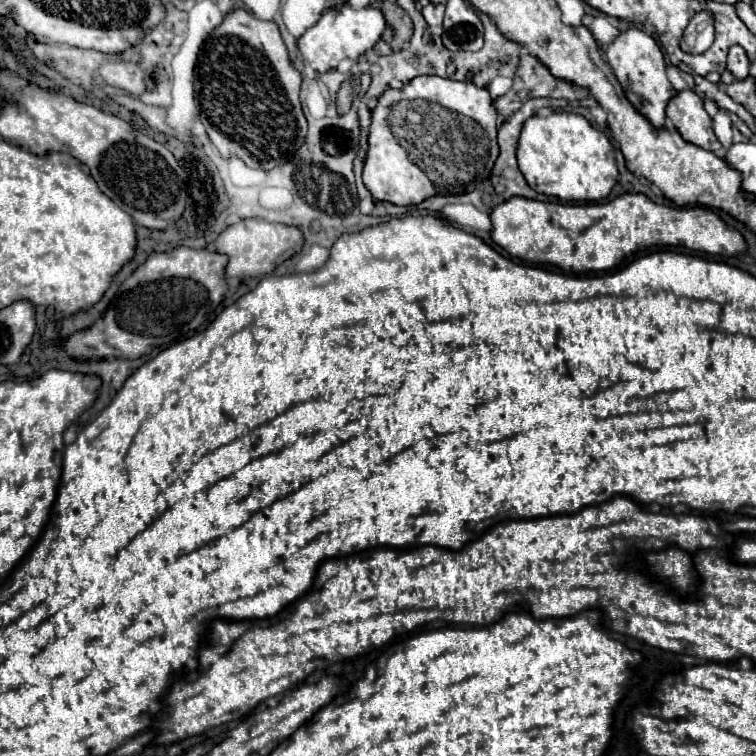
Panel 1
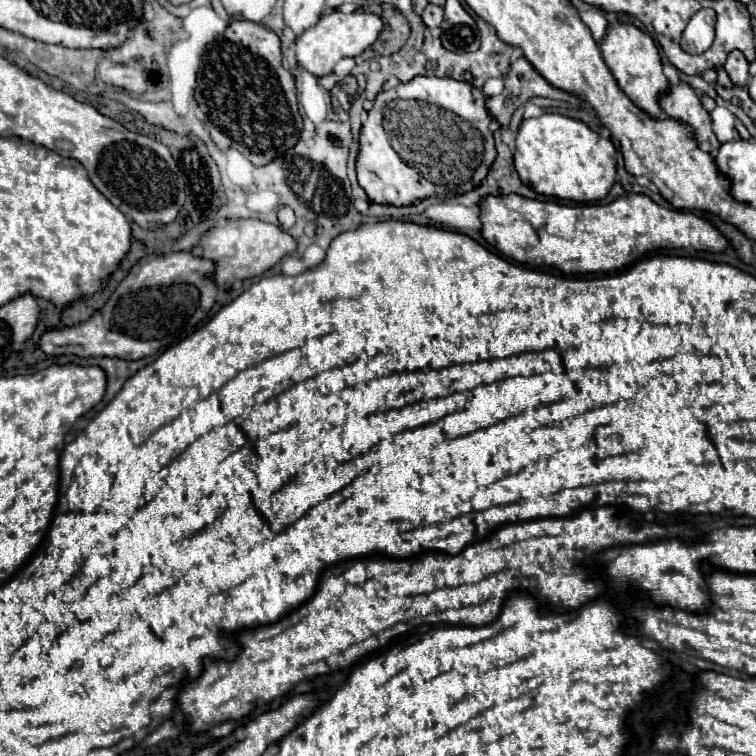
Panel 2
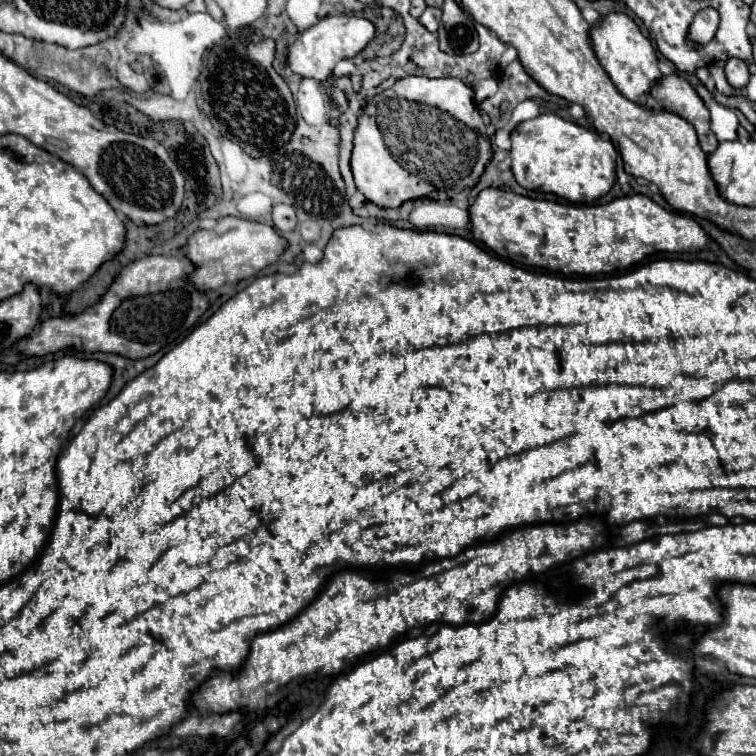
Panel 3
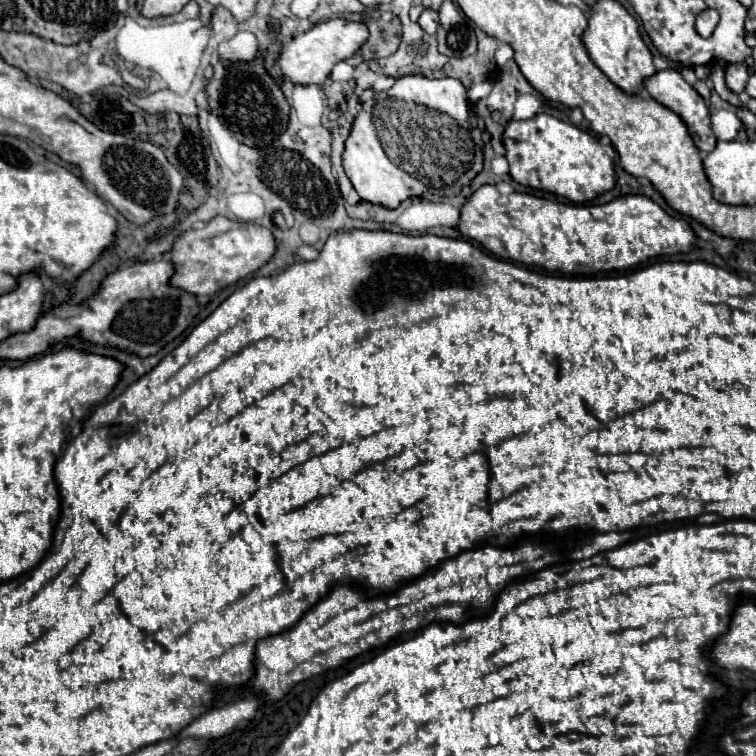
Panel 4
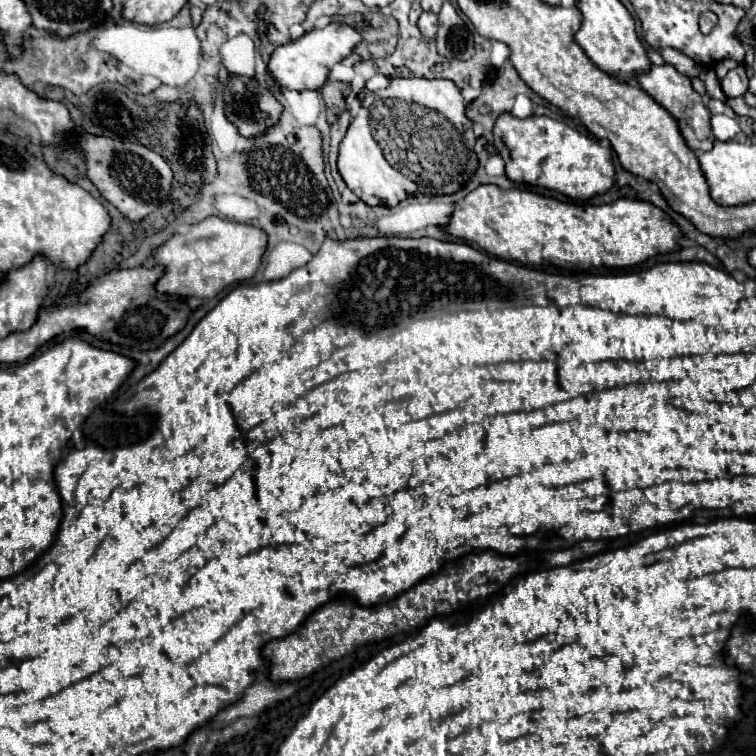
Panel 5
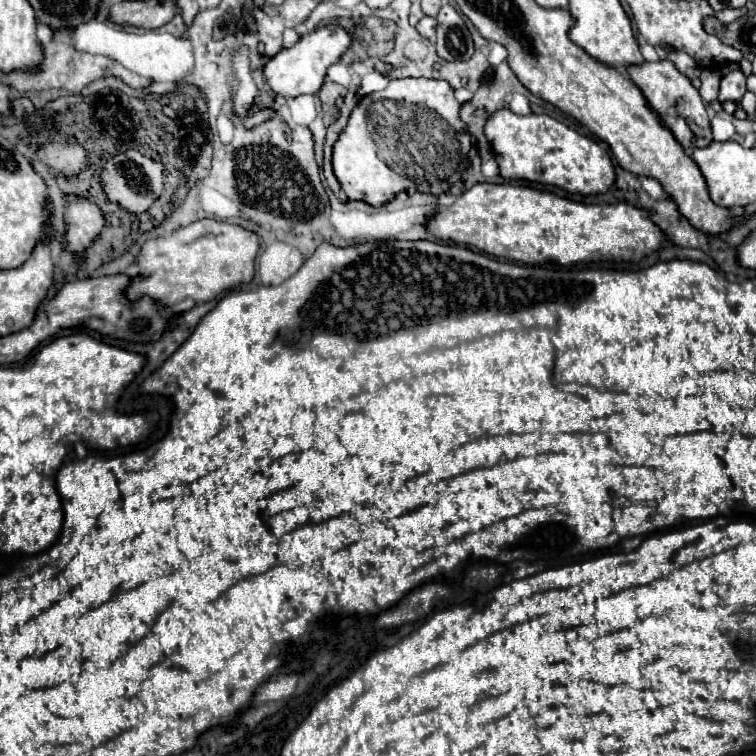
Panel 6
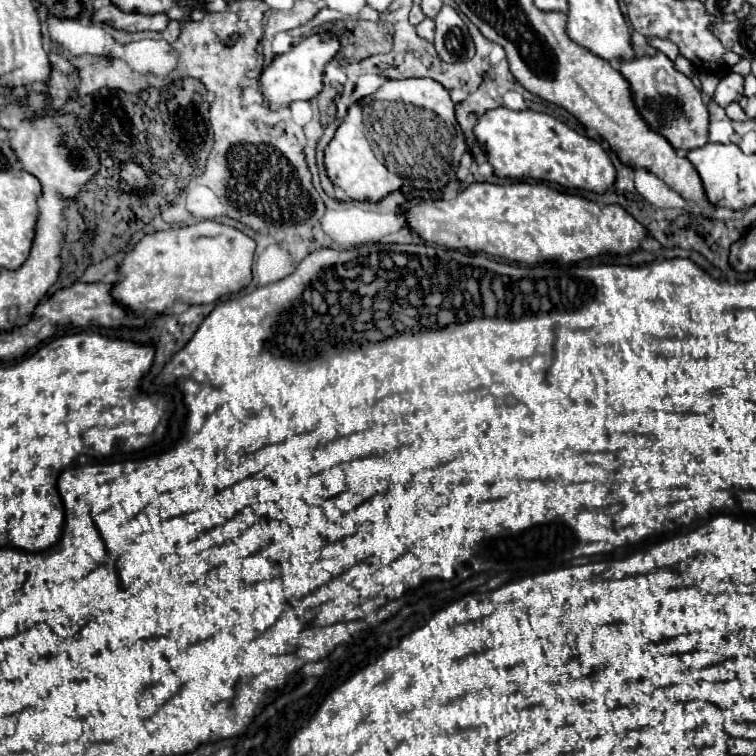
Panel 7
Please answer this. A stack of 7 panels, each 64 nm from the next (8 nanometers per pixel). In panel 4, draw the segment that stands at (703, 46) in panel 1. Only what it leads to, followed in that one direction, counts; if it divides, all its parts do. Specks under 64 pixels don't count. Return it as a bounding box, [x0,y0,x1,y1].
[696,9,717,38]

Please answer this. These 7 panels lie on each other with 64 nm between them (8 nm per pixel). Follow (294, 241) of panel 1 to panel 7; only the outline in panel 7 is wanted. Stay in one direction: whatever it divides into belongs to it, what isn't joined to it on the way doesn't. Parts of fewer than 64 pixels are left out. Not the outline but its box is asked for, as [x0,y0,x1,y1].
[112,220,256,314]

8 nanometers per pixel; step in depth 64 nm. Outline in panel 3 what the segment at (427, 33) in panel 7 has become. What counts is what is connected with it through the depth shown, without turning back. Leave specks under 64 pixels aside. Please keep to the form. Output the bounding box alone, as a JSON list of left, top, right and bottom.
[420,6,442,32]

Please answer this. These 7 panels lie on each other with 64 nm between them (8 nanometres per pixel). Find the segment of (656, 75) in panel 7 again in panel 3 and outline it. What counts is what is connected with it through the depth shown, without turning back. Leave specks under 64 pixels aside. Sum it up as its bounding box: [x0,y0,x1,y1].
[652,74,718,154]

